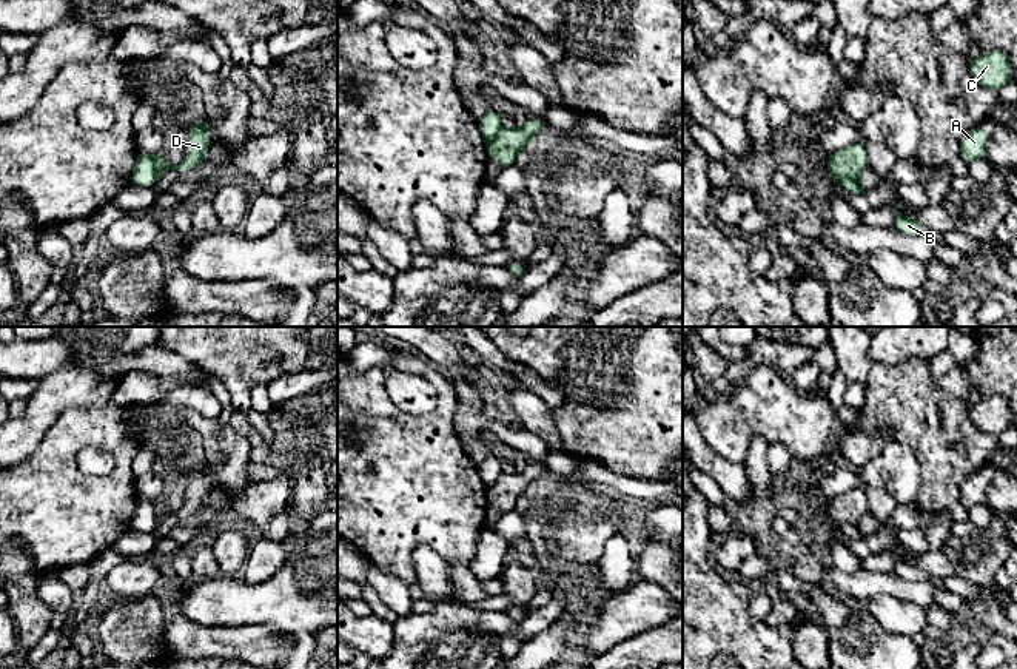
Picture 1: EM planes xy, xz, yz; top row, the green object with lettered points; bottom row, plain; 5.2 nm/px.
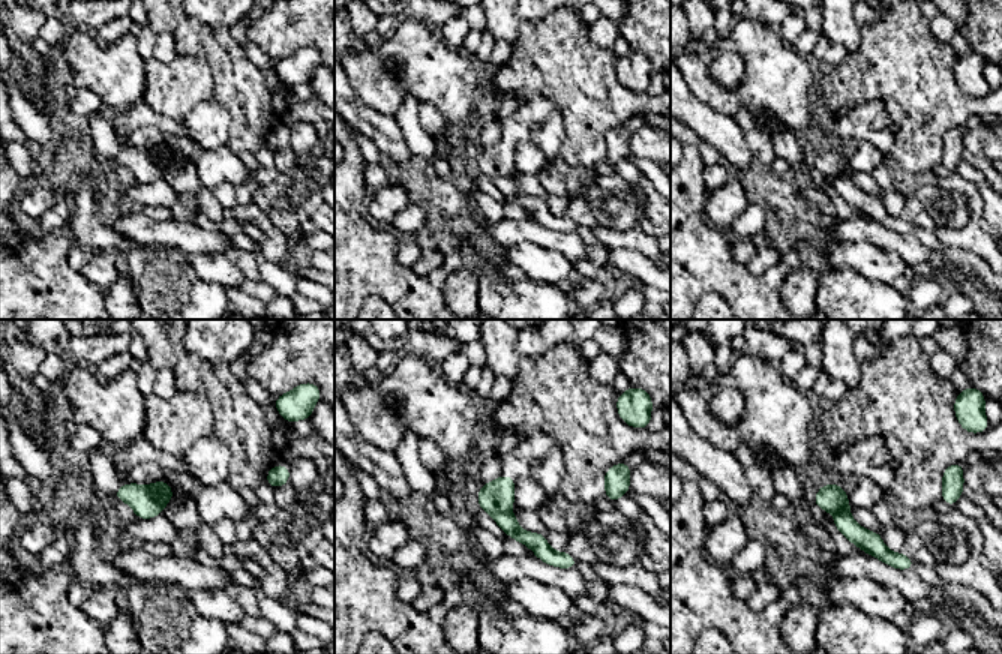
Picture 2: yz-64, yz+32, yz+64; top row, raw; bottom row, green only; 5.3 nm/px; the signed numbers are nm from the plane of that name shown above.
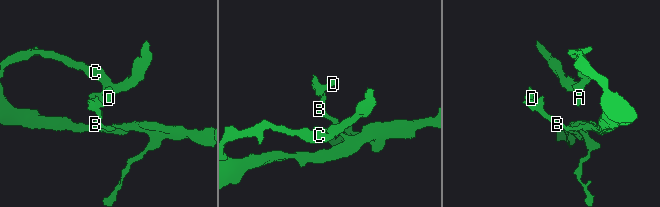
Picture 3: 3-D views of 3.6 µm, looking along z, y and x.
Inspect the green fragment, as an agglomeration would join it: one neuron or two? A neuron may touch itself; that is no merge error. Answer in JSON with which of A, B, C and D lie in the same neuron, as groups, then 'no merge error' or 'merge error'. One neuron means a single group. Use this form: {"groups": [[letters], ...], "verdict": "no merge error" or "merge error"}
{"groups": [["A", "B", "C"], ["D"]], "verdict": "merge error"}

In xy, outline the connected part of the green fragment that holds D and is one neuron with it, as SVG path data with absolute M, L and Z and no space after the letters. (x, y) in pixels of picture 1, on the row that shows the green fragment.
M208 119L197 120L188 131L190 139L190 151L186 160L182 163L171 165L168 163L160 154L154 157L156 173L168 173L176 170L179 174L185 174L186 171L193 170L199 163L206 160L208 145L210 145L210 129L211 122Z

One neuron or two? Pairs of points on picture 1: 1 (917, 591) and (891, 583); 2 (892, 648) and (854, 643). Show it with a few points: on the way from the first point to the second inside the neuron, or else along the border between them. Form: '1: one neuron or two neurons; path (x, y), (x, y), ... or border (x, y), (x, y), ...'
1: one neuron; path (911, 591), (897, 588)
2: one neuron; path (883, 648), (863, 648)

